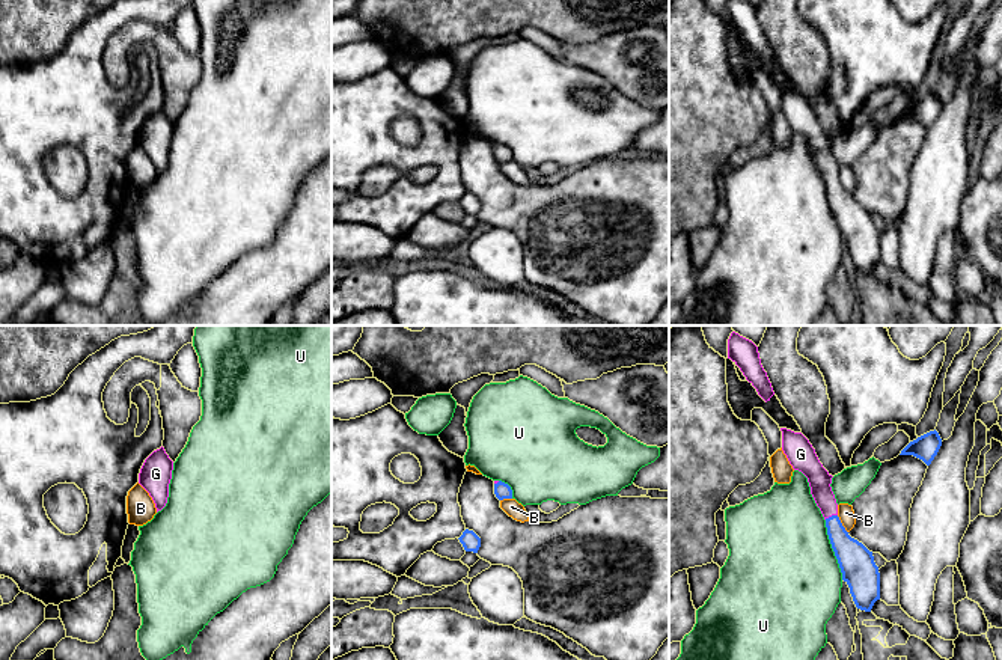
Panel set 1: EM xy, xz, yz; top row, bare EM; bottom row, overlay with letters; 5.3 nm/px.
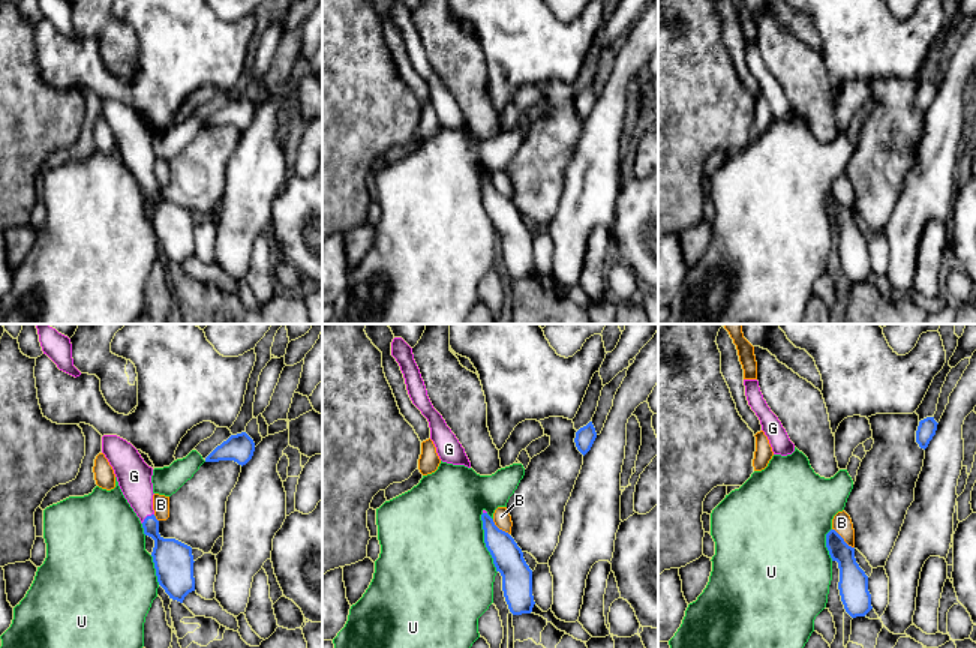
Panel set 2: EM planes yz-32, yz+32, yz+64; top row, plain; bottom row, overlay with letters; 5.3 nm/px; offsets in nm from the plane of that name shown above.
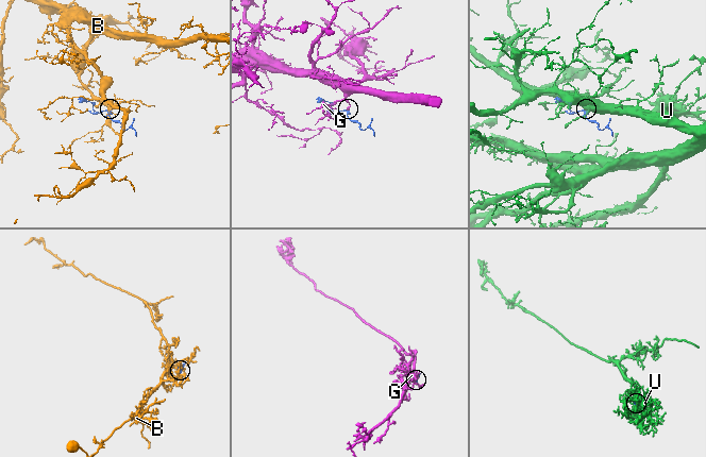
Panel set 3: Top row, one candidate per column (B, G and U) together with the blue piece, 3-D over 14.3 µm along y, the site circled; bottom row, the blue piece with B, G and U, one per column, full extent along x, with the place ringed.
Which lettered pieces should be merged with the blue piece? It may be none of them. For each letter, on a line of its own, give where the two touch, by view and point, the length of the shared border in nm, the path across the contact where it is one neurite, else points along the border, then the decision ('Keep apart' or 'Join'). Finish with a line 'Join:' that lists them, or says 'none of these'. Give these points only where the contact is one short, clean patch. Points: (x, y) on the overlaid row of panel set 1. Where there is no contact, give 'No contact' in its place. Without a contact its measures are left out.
B: Touches blue at yz (841, 525). Shared border 110 nm. Keep apart
G: Touches blue at yz (832, 516). Shared border 80 nm. Path across: yz (853, 556), (841, 543), (832, 516), (821, 493), (818, 478). Join
U: Touches blue at yz (833, 550). Shared border 340 nm. Keep apart
Join: G

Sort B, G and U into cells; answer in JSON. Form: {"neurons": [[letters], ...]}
{"neurons": [["B"], ["G"], ["U"]]}

